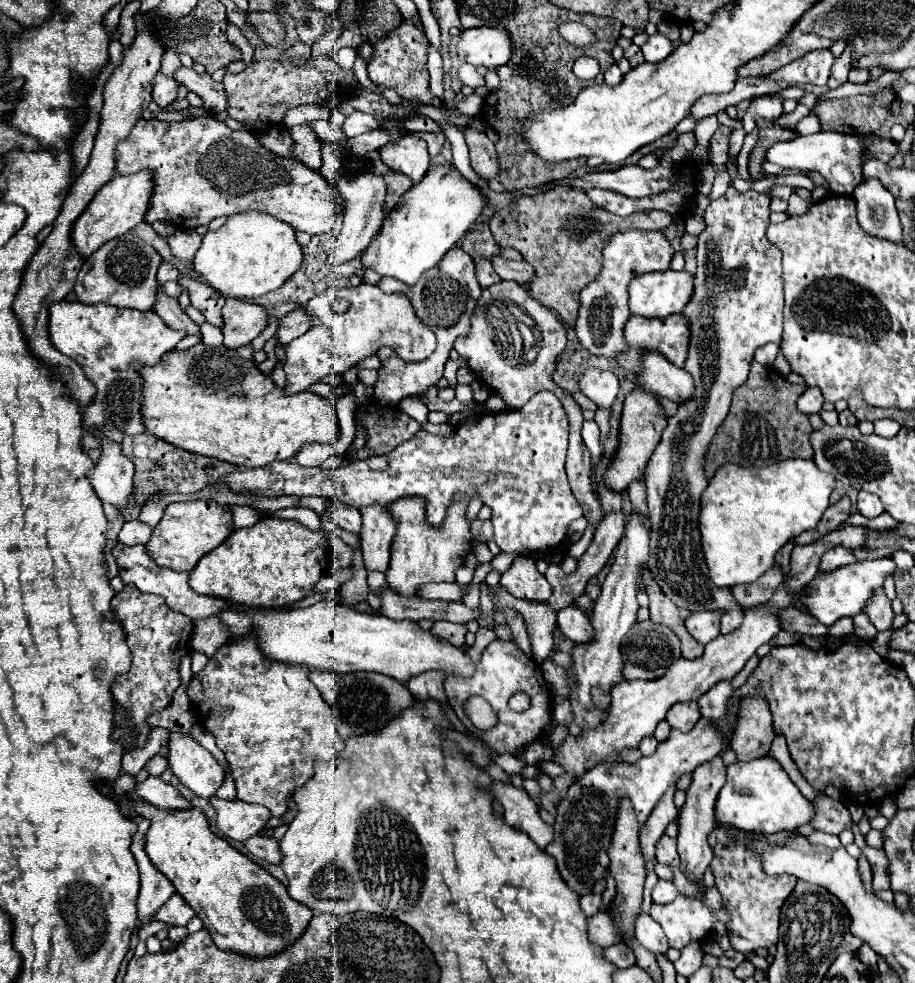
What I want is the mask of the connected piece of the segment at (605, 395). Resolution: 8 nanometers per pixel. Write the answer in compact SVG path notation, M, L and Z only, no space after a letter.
M586 367L578 379L580 393L598 403L602 409L608 409L618 393L618 379L612 371L602 371L596 367Z

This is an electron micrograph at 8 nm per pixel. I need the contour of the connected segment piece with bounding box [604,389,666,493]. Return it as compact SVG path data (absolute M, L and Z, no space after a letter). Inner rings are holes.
M634 389L630 395L626 395L622 419L620 419L618 451L616 451L614 463L610 463L604 473L604 485L610 491L624 493L632 481L642 477L646 463L648 463L648 457L652 457L656 445L660 443L660 435L662 435L664 427L666 427L666 415L662 411L656 395L650 395L642 389Z

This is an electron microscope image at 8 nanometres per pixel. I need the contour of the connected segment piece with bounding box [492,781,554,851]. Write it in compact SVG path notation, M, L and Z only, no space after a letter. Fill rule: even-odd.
M494 781L492 795L498 799L504 807L503 818L508 825L524 831L530 835L530 839L544 851L546 845L554 837L552 825L544 823L538 813L538 805L528 797L524 789L516 789L514 785L506 785L500 781Z

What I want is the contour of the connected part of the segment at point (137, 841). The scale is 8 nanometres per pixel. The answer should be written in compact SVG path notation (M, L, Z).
M134 817L138 831L132 837L132 853L138 861L140 867L140 897L138 897L138 919L140 919L140 927L144 927L142 923L152 917L166 901L168 897L172 897L174 885L168 881L168 877L164 877L164 873L160 873L148 859L146 851L144 851L144 835L150 827L150 823L144 817Z

